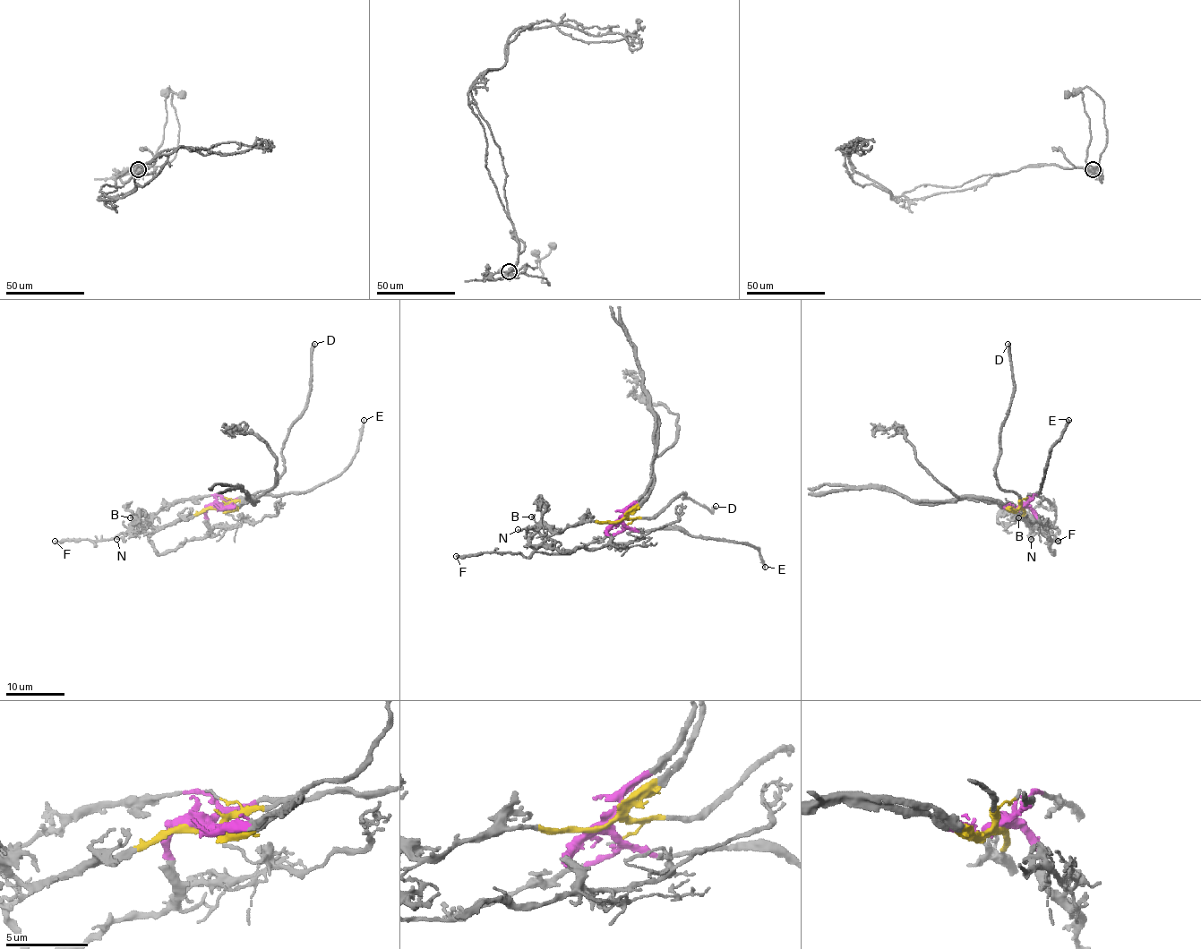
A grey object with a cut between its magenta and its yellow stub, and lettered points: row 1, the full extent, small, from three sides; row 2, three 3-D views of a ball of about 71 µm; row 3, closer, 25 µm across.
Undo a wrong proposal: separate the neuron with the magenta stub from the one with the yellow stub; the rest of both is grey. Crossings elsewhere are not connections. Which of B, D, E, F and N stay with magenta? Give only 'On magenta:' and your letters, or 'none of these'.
On magenta: E, F

